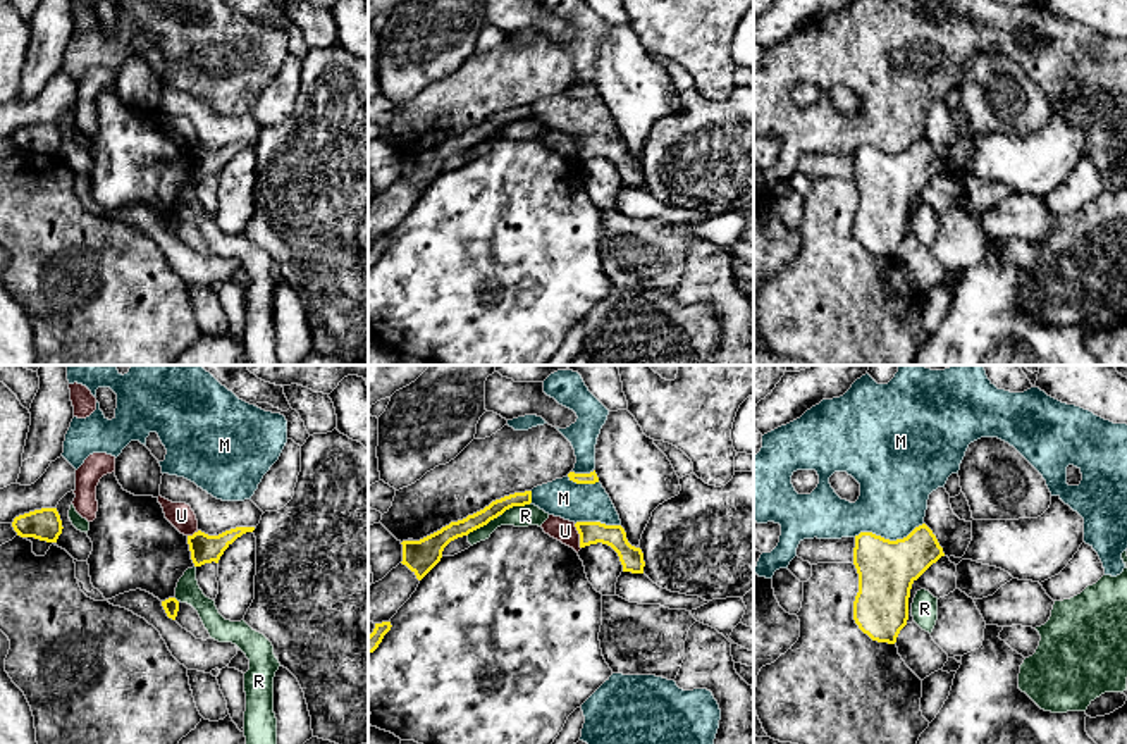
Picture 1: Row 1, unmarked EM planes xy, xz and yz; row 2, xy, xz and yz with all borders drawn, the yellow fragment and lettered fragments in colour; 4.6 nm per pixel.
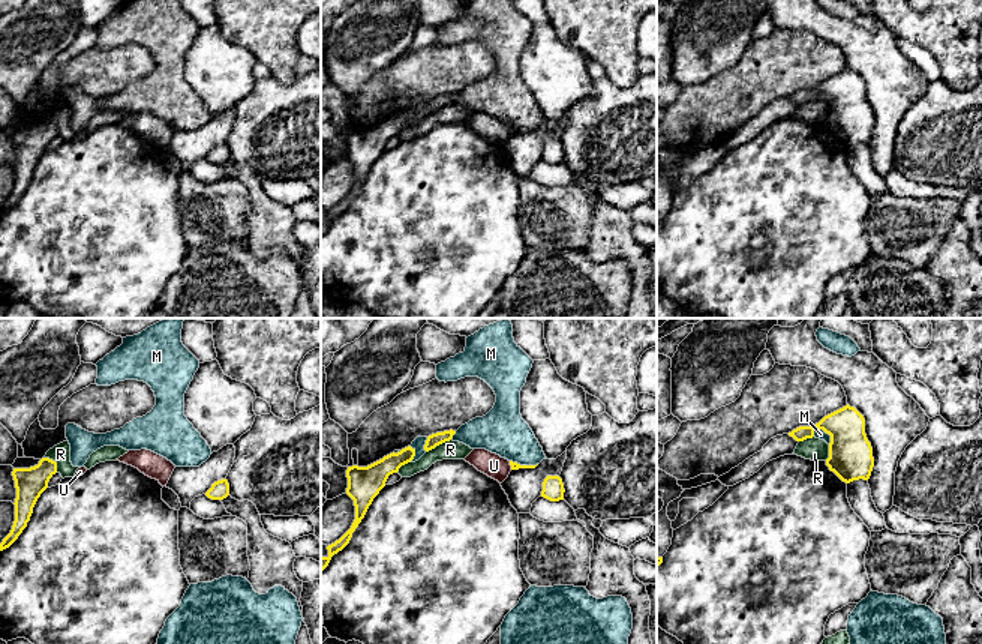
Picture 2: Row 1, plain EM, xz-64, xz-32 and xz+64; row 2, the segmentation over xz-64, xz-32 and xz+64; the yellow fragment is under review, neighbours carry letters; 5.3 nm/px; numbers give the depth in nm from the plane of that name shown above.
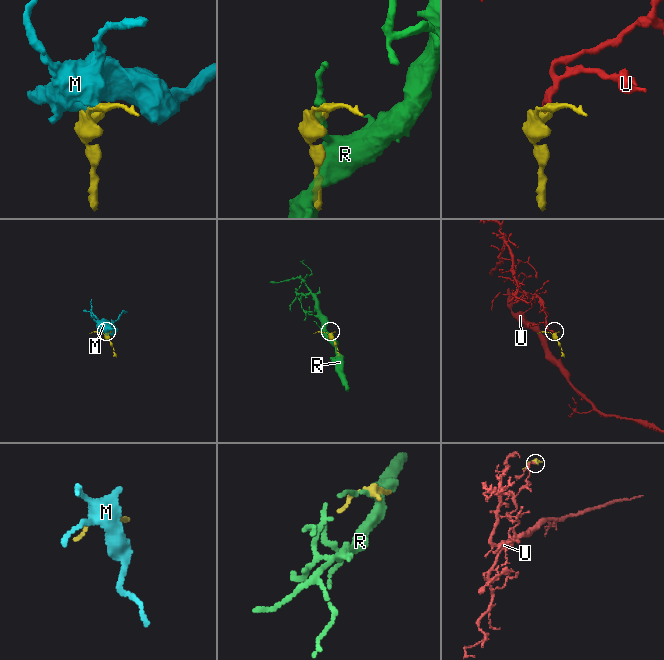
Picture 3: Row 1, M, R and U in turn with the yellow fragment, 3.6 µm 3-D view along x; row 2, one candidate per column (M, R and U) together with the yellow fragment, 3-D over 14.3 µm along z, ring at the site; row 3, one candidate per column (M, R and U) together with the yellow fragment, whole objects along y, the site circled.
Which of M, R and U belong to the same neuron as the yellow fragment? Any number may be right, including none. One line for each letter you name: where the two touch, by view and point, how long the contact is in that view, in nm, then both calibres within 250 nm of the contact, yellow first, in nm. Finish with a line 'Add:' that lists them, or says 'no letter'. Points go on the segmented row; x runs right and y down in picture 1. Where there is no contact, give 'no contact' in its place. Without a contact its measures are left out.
Add: no letter

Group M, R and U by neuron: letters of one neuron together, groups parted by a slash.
M / R / U

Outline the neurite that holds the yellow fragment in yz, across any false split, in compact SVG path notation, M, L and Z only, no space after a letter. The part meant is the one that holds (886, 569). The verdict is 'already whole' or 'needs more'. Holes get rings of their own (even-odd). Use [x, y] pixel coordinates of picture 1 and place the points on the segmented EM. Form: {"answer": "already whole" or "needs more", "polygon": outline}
{"answer": "already whole", "polygon": "M926 524L896 541L872 532L855 536L853 565L859 574L859 592L853 601L853 620L859 629L872 641L895 644L908 620L912 584L941 556L945 556L943 548Z"}

